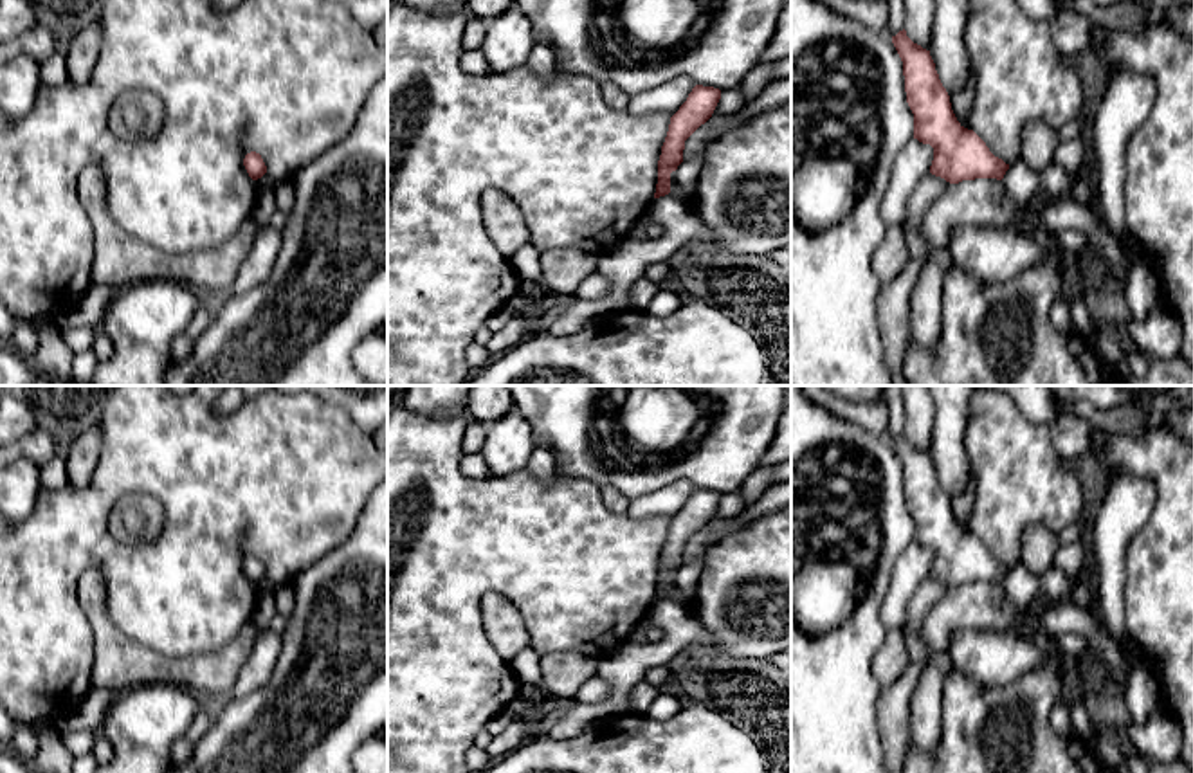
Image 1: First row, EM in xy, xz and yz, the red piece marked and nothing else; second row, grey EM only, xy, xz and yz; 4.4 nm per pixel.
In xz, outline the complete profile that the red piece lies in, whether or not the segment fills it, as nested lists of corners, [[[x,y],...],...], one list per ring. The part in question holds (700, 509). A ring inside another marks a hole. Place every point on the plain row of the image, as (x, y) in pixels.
[[[696,488],[687,505],[670,521],[669,535],[658,564],[654,602],[670,596],[670,577],[683,566],[685,544],[712,521],[719,503],[719,492]]]

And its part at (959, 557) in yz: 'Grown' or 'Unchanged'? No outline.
Unchanged

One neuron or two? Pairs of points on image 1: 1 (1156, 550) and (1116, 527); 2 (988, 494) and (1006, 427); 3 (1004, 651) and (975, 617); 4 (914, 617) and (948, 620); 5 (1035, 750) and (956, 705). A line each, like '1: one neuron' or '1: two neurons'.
1: two neurons
2: one neuron
3: two neurons
4: two neurons
5: one neuron

